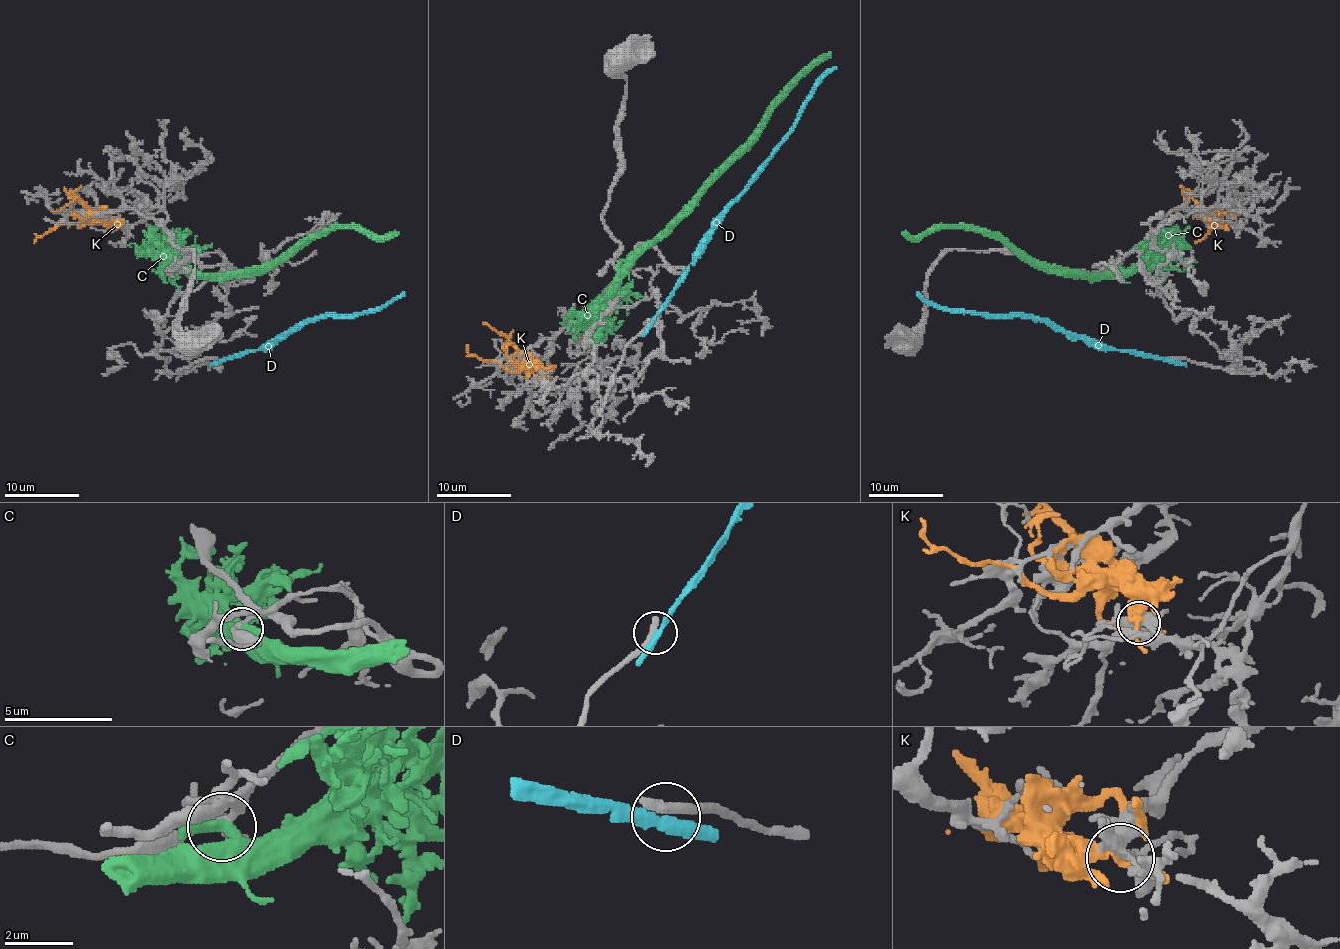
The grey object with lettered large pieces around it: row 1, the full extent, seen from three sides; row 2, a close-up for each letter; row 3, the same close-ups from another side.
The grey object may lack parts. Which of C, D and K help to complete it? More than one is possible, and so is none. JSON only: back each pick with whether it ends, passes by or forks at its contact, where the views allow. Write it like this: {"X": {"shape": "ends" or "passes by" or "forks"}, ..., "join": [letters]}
{"join": []}

